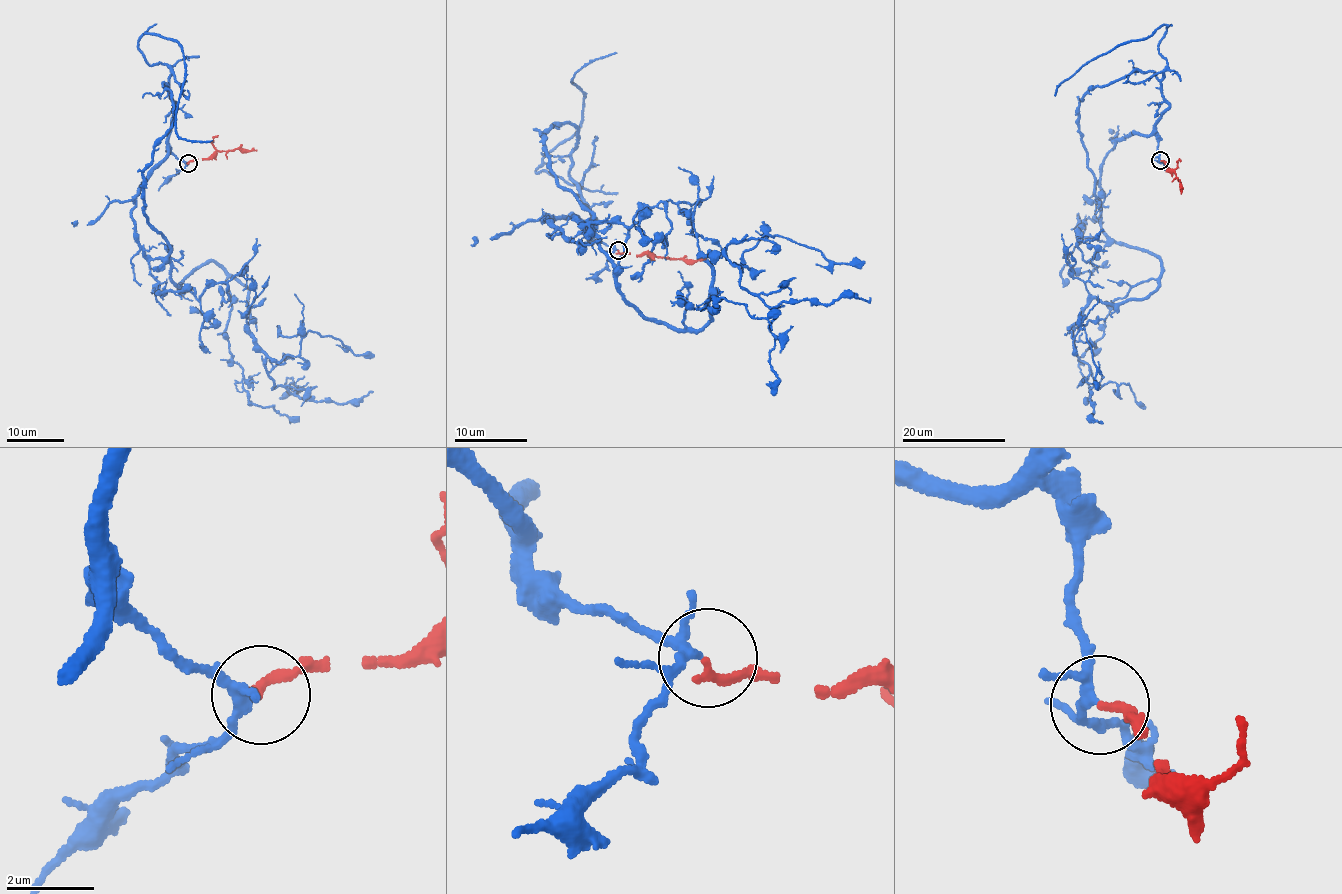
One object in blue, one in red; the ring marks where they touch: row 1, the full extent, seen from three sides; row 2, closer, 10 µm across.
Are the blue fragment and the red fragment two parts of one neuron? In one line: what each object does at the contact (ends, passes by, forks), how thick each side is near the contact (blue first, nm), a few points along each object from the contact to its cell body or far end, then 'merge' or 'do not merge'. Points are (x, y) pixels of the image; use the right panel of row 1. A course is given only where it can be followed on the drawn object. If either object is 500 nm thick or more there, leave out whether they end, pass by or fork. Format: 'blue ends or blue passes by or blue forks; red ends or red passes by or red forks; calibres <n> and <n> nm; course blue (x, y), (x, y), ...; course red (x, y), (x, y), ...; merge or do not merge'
blue forks; red ends; calibres 180 and 220 nm; course blue (1161, 160), (1140, 133), (1102, 166), (1100, 226), (1161, 276), (1145, 297), (1094, 298), (1074, 325), (1100, 422); course red (1161, 160), (1169, 173), (1174, 172), (1181, 194); merge

